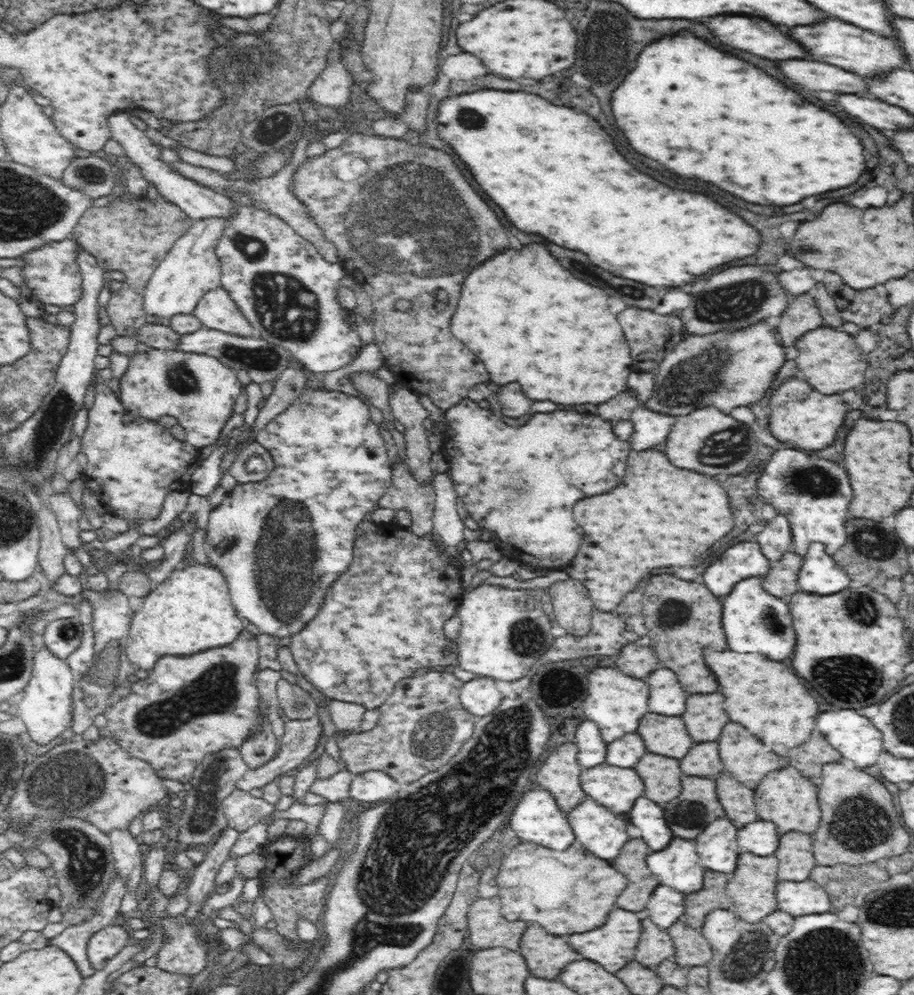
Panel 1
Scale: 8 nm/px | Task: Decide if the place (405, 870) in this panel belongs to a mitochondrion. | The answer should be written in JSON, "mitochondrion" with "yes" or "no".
{"mitochondrion":"yes"}

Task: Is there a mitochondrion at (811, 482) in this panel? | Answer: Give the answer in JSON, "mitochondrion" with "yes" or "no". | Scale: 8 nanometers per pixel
{"mitochondrion":"yes"}

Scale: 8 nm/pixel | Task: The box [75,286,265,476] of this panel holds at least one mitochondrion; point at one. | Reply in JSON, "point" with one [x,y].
{"point":[180,378]}

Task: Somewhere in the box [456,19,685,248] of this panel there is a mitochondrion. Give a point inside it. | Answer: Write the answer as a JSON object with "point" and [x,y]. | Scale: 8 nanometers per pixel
{"point":[601,73]}

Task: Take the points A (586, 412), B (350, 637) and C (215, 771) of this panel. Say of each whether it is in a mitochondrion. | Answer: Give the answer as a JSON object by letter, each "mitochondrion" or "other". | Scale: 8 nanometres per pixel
{"A":"other","B":"other","C":"mitochondrion"}

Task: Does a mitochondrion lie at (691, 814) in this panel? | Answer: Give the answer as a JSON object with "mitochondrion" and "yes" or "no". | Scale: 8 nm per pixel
{"mitochondrion":"yes"}

